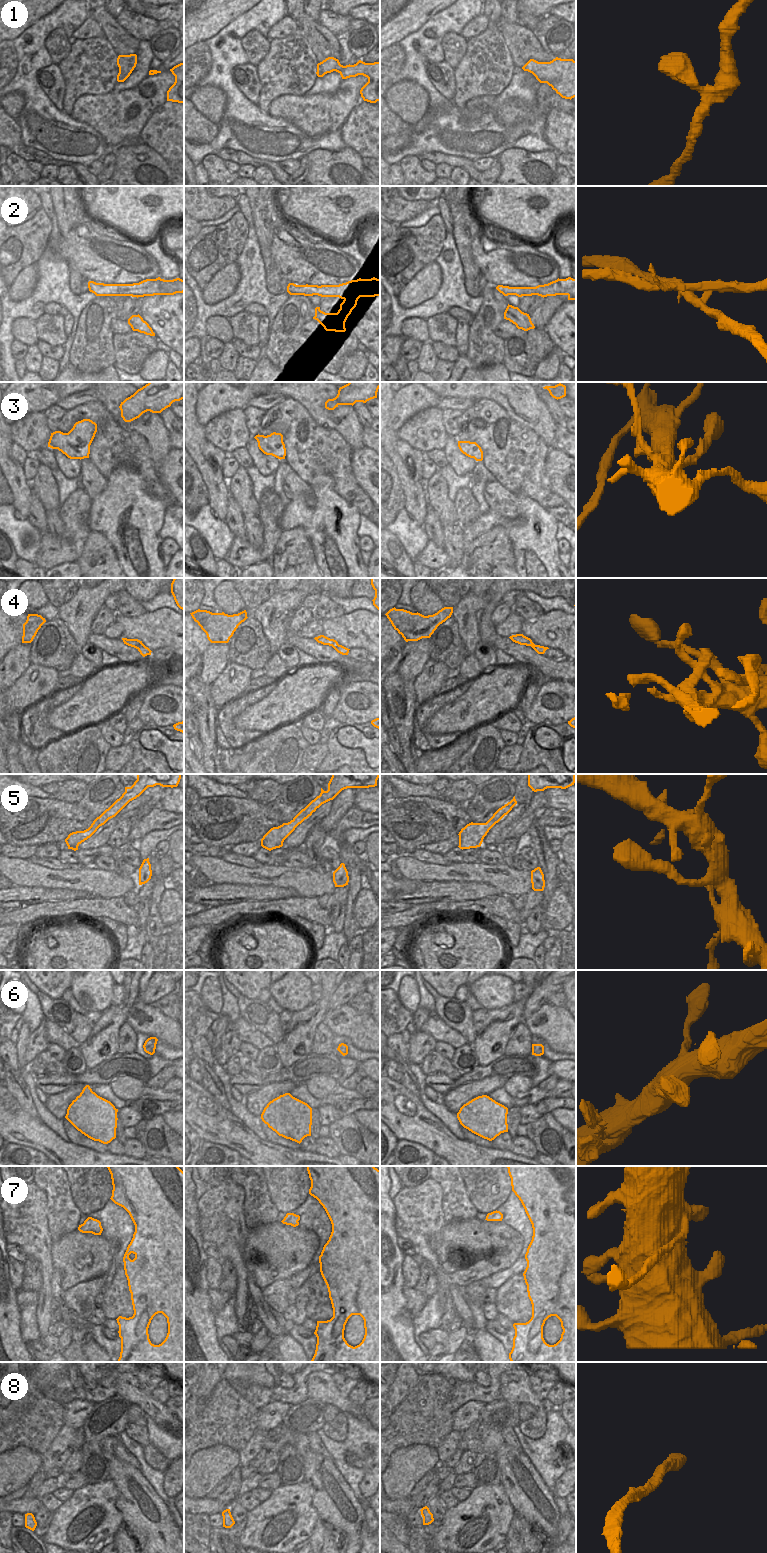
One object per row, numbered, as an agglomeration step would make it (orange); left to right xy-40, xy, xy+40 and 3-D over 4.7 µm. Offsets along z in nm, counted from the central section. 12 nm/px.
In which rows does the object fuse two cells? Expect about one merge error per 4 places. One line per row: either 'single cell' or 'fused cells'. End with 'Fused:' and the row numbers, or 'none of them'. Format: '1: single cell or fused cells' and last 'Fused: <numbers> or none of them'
1: single cell
2: fused cells
3: single cell
4: single cell
5: single cell
6: single cell
7: fused cells
8: single cell
Fused: 2, 7

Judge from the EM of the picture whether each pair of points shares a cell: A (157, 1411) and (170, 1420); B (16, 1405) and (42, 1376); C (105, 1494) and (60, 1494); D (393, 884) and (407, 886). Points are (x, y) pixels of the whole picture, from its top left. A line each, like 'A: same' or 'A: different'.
A: same
B: same
C: different
D: same

